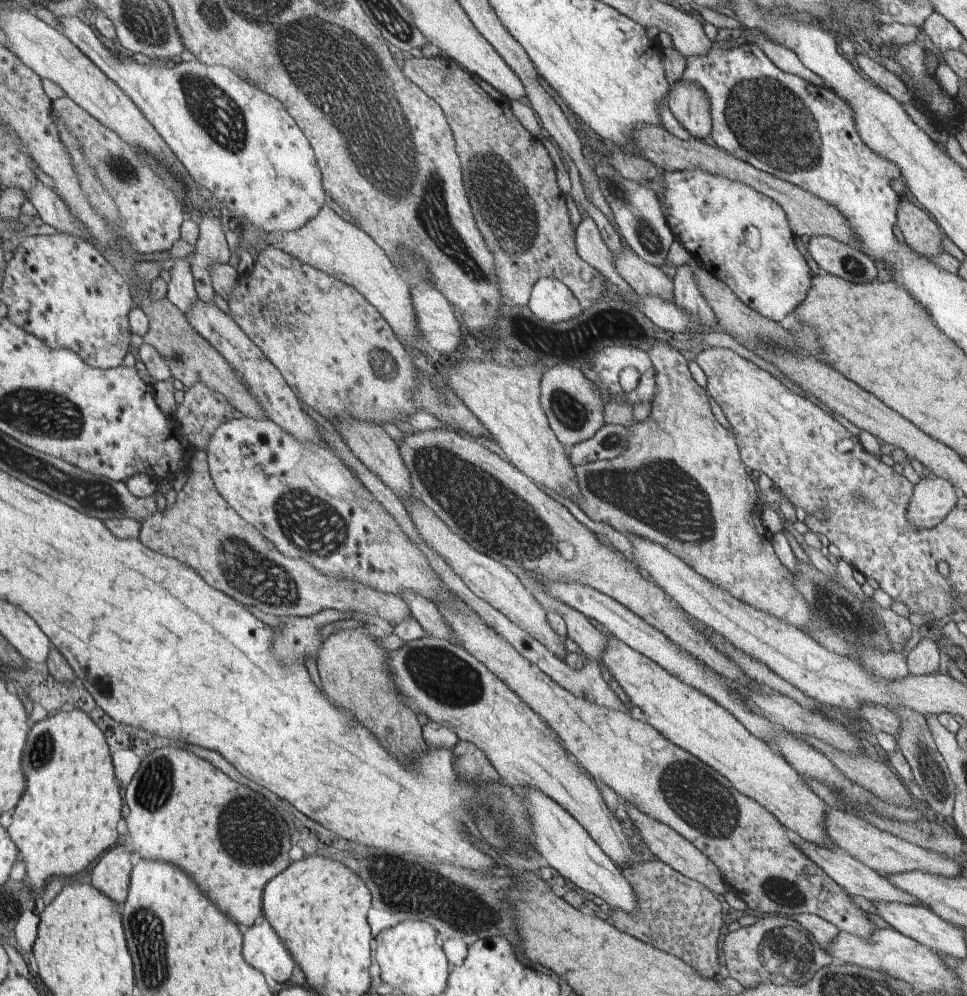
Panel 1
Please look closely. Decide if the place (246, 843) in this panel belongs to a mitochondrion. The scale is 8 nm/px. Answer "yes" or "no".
yes

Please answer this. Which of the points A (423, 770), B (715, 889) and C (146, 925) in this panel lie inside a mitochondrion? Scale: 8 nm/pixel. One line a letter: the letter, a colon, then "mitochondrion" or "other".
A: other
B: other
C: mitochondrion

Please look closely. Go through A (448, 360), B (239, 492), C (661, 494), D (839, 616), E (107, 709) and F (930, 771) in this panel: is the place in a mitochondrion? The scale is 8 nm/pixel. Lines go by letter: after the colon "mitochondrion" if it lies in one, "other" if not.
A: other
B: other
C: mitochondrion
D: mitochondrion
E: other
F: mitochondrion

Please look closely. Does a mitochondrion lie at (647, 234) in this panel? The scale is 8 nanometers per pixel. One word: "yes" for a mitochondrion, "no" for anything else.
yes

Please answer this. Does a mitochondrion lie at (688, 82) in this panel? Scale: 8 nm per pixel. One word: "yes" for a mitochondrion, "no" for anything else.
no

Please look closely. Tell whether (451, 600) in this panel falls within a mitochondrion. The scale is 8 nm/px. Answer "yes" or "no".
no

